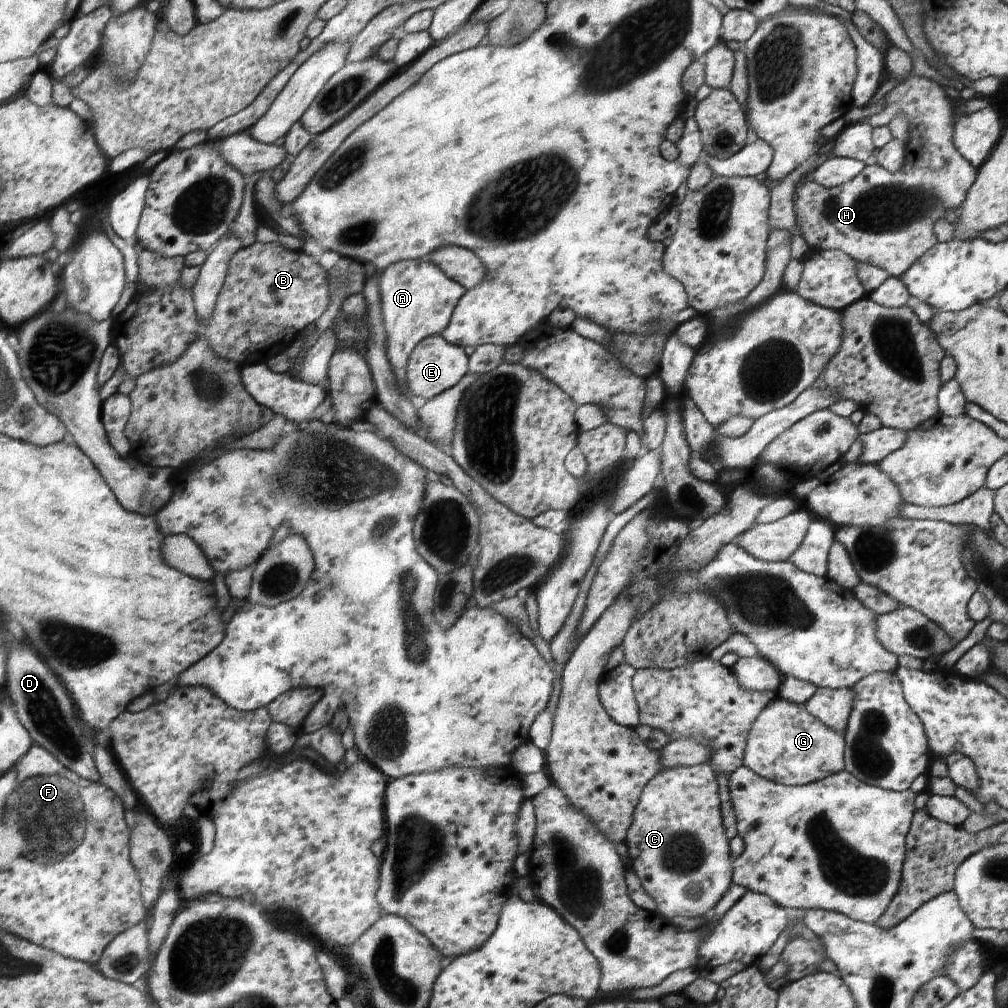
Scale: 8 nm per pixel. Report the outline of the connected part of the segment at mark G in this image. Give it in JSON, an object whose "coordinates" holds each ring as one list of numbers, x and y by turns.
{"coordinates":[[776,698,762,716,758,716,758,724,754,724,754,732,750,732,750,752,746,752,746,767,764,777,765,780,776,781,782,785,802,786,817,783,828,776,845,770,845,741,843,734,826,728,804,706,792,704,784,699]]}

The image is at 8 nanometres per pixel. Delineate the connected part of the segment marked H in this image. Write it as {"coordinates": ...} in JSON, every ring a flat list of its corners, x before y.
{"coordinates":[[891,45,885,53,885,70,890,77,896,78,898,84,886,94,884,108,870,116,866,123,872,128,888,125,896,114,904,114,908,118,908,144,906,145,906,162,896,173,888,172,878,164,865,168,848,183,832,189,824,189,813,181,812,177,803,180,793,201,793,210,797,226,809,248,818,250,838,250,854,258,858,263,870,264,882,268,889,276,901,276,922,254,934,244,939,243,932,226,938,220,945,219,946,210,958,212,960,204,976,180,979,168,975,168,966,160,958,148,954,146,954,111,955,106,946,98,944,88,938,83,920,76,910,74,911,57]]}

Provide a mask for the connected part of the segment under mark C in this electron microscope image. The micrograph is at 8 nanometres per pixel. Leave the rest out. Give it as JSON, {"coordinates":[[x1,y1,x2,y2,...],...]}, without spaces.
{"coordinates":[[703,763,662,768,649,781,641,793,640,803,633,813,633,825,624,843,628,849,630,868,642,884,642,890,656,902,656,913,669,920,675,916,702,917,704,912,717,907,725,897,732,884,732,862,728,854,732,846,728,846,728,840,717,776,709,763]]}

